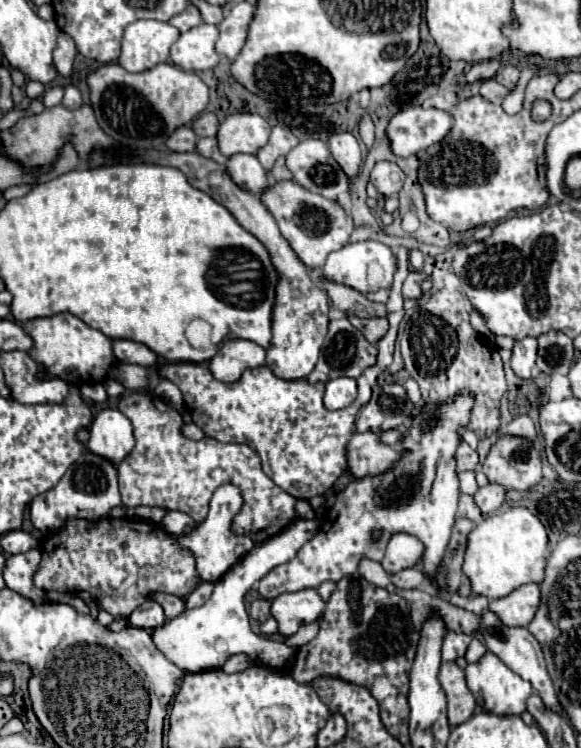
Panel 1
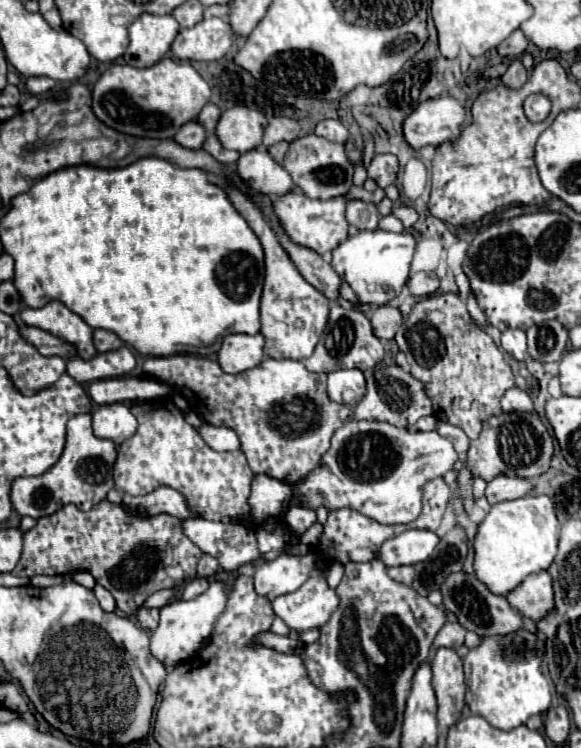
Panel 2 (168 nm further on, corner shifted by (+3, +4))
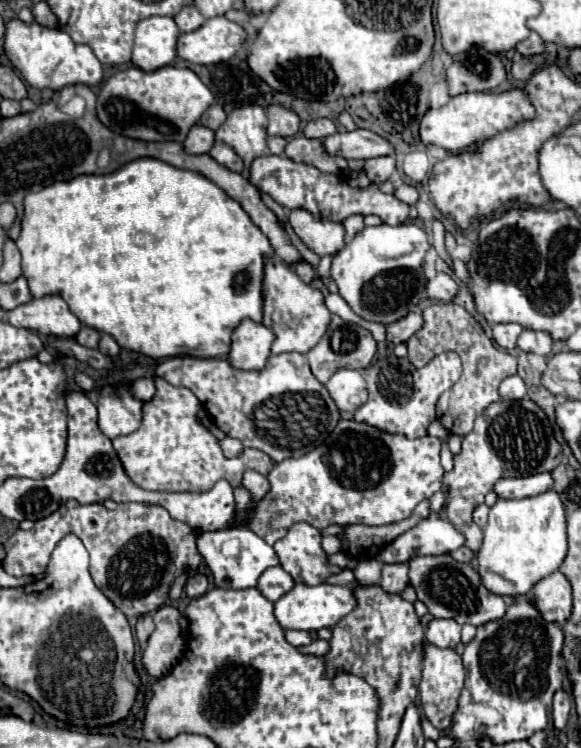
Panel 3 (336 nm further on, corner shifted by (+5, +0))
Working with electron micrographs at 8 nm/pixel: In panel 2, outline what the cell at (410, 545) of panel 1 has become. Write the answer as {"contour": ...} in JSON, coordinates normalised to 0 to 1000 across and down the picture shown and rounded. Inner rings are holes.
{"contour":[[[702,707],[692,715],[668,721],[654,731],[654,750],[664,758],[682,755],[716,755],[733,750],[747,731],[757,726],[757,718],[737,707]],[[661,737],[661,745],[657,745]]]}

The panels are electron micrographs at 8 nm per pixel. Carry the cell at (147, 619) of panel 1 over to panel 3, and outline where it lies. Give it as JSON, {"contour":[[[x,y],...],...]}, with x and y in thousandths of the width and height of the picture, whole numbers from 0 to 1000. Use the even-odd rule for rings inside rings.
{"contour":[[[244,822],[238,825],[238,833],[234,833],[234,852],[241,857],[241,862],[248,862],[255,857],[255,849],[262,849],[265,844],[265,830],[262,830],[262,822]]]}

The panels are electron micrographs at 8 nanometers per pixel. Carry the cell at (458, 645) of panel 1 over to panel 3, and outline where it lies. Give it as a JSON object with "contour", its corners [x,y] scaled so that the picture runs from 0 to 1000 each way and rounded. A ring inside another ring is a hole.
{"contour":[[[744,828],[733,841],[733,857],[750,865],[781,868],[792,860],[792,841],[781,828]]]}

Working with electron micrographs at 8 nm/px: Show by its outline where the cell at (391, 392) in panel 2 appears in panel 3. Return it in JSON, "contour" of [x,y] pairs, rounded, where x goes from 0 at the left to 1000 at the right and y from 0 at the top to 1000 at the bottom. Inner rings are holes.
{"contour":[[[778,469],[761,472],[747,477],[733,491],[716,493],[702,480],[685,480],[678,475],[664,480],[651,480],[644,488],[637,488],[630,499],[633,512],[633,536],[613,547],[609,560],[616,566],[633,566],[647,574],[668,576],[668,579],[688,579],[706,587],[733,582],[737,568],[750,560],[750,536],[754,531],[792,507],[795,485],[792,477]]]}

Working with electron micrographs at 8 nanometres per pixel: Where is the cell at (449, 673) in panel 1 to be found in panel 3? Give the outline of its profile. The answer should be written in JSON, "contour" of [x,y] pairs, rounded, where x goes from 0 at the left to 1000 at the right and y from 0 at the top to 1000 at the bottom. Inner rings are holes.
{"contour":[[[730,862],[730,894],[726,894],[726,913],[723,913],[723,943],[733,961],[754,975],[768,977],[778,969],[778,956],[788,945],[788,932],[799,918],[799,892],[795,881],[781,868],[757,868],[750,862]]]}

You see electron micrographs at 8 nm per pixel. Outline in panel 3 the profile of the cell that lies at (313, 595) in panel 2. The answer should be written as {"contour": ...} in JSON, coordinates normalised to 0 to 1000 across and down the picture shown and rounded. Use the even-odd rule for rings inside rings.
{"contour":[[[513,779],[506,782],[503,790],[485,795],[475,809],[472,809],[472,822],[478,833],[489,841],[513,841],[513,844],[547,844],[554,838],[575,838],[592,822],[599,822],[613,811],[613,801],[602,785],[585,785],[585,782],[523,782]]]}

